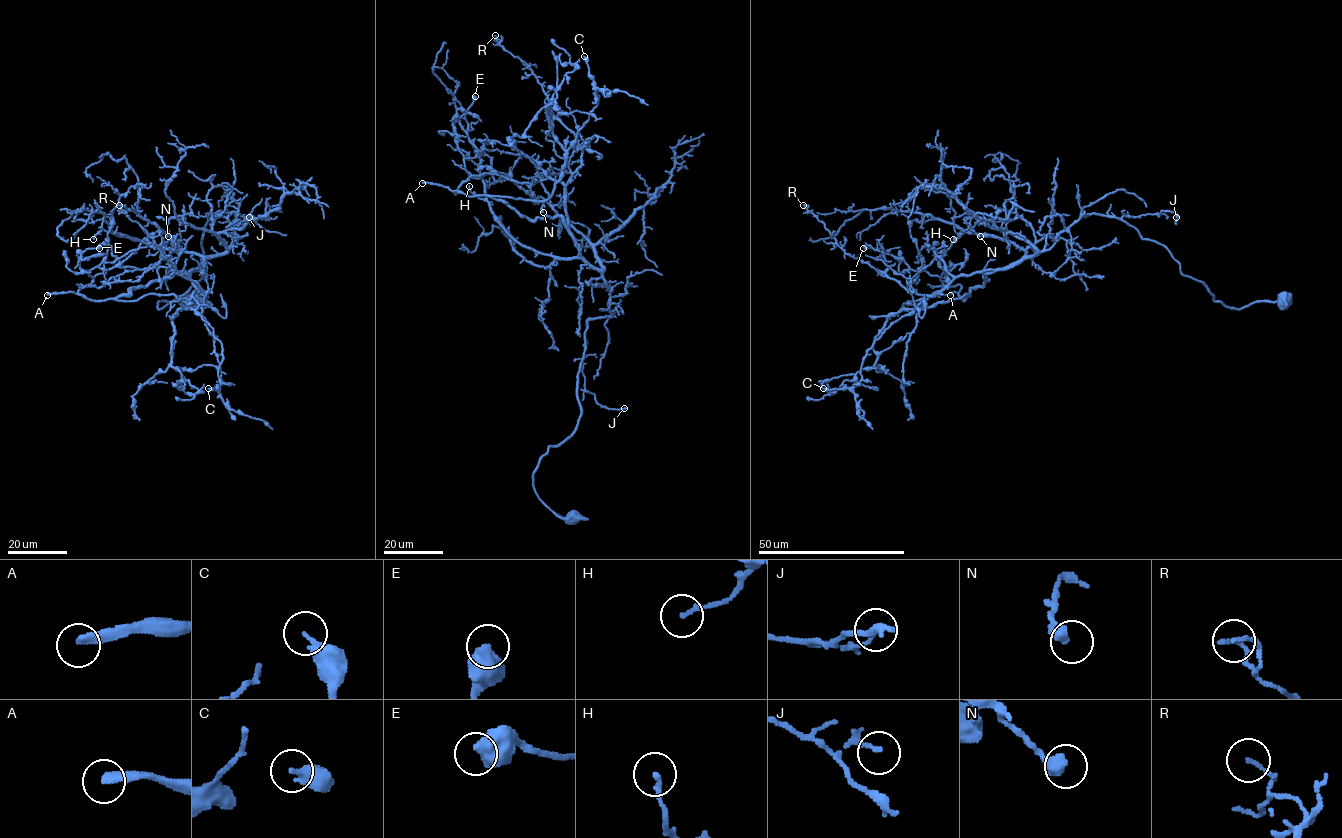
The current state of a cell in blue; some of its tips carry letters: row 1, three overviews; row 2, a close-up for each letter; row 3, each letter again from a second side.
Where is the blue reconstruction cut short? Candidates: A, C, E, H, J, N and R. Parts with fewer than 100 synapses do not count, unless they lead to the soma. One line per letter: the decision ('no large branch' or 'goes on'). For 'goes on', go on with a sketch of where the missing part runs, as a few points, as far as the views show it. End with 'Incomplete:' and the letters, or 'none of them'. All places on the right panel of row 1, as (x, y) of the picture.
A: goes on; course (950, 295), (963, 292), (955, 277), (936, 329), (871, 398), (875, 430)
C: no large branch
E: no large branch
H: no large branch
J: no large branch
N: no large branch
R: no large branch
Incomplete: A

